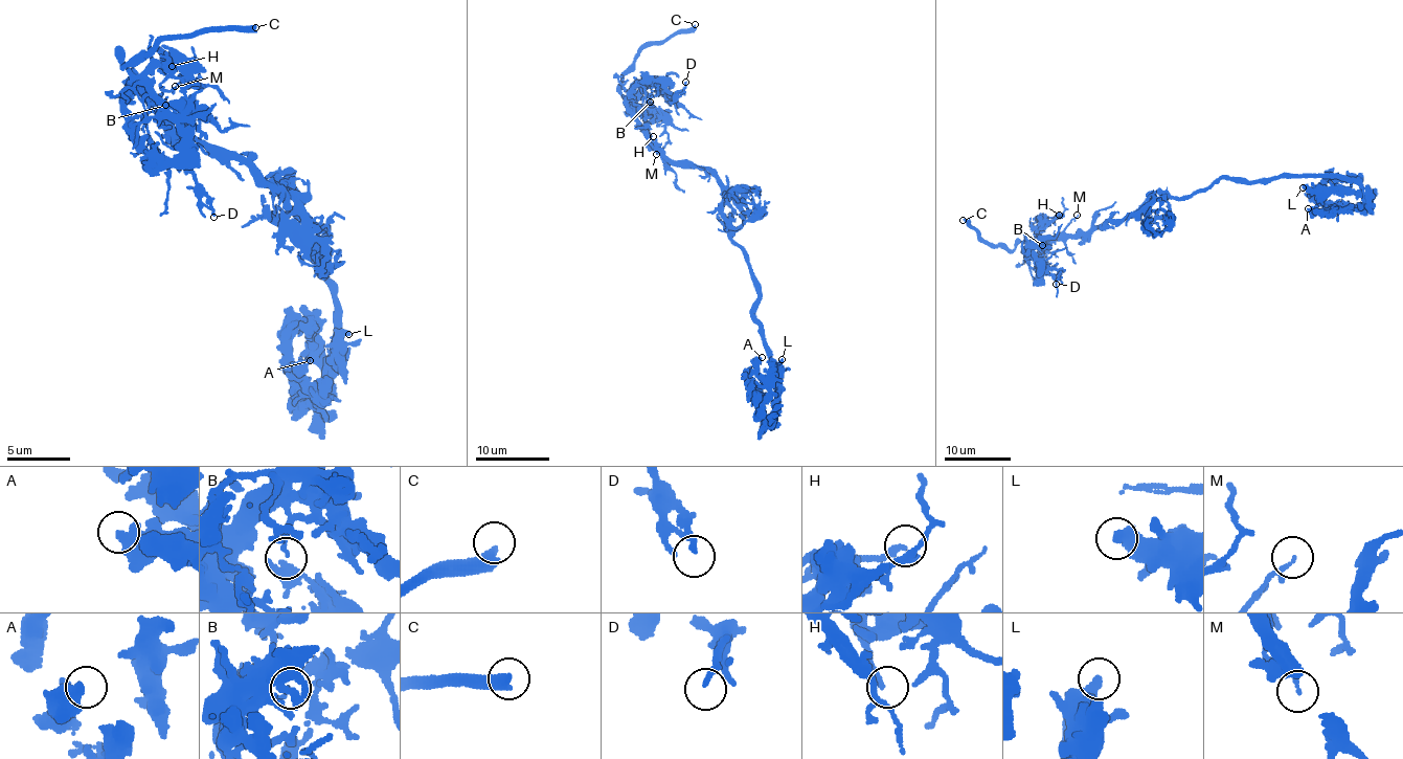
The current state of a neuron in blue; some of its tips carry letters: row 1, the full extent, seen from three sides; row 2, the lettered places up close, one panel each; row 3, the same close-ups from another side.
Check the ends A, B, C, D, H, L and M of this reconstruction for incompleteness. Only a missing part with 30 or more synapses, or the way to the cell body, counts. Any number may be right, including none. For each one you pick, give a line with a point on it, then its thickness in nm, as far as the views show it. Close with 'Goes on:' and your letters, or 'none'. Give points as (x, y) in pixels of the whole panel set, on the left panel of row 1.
C: place (255, 27); calibre 420 nm
Goes on: C

